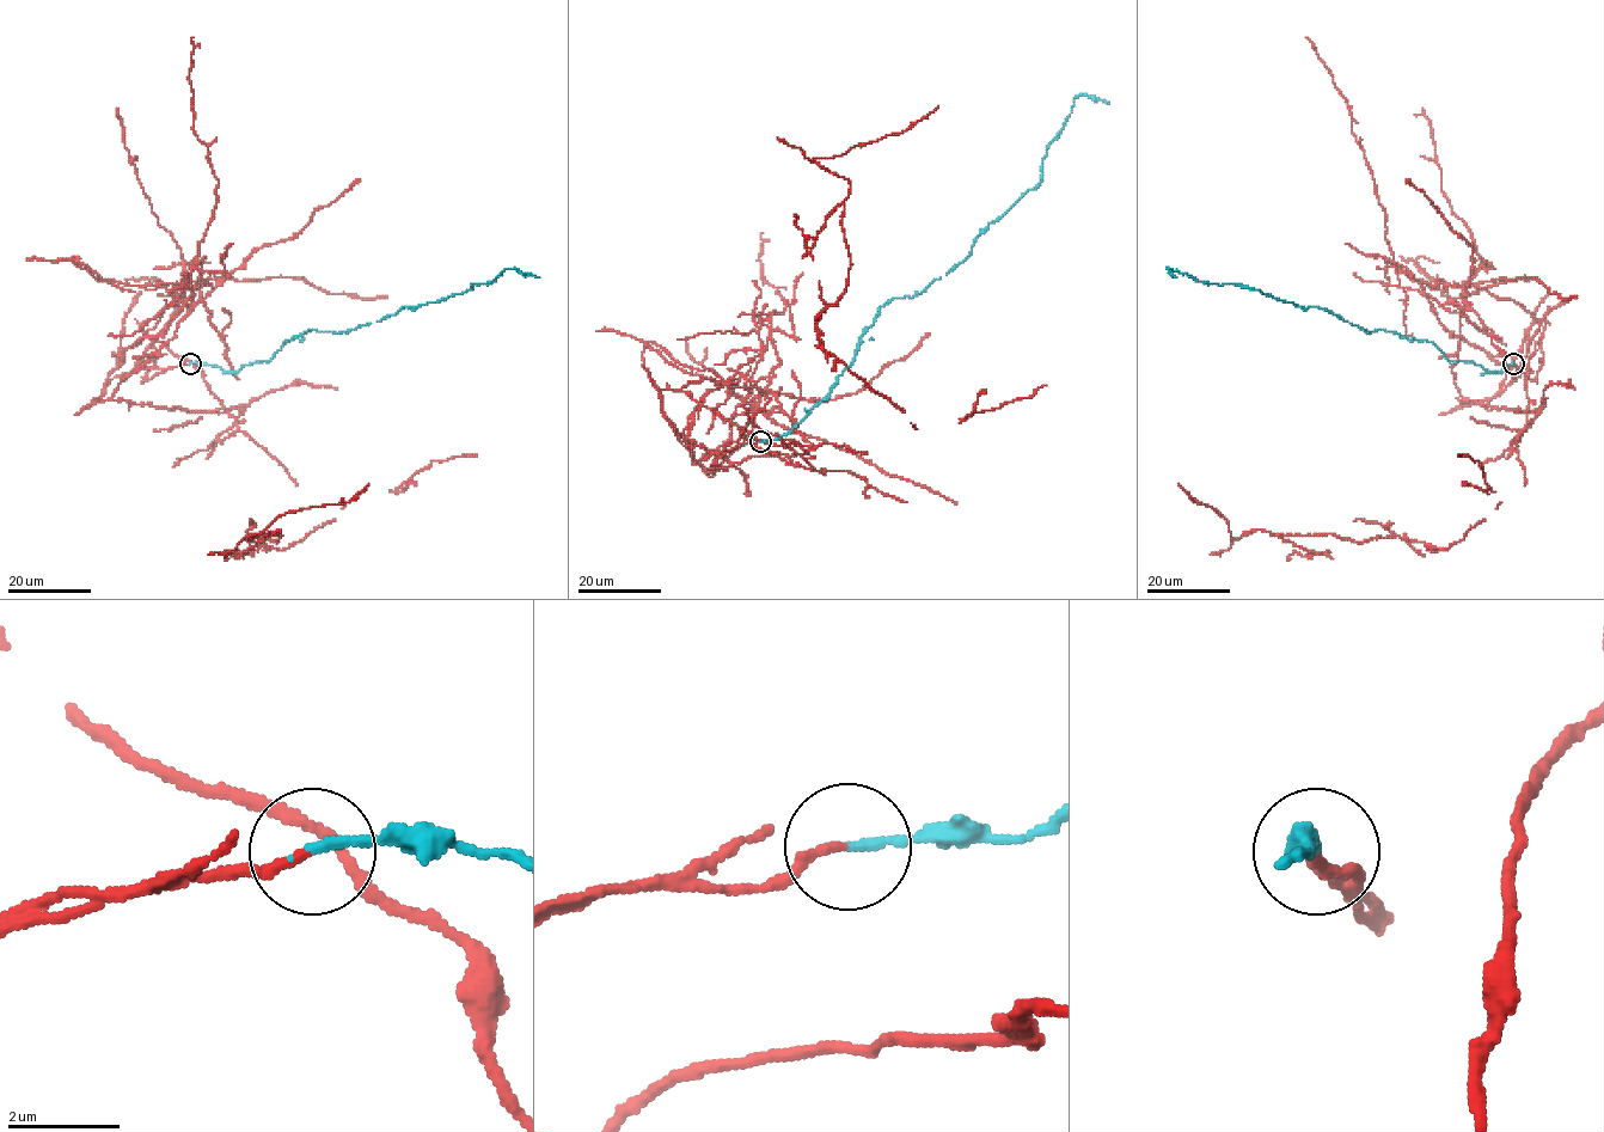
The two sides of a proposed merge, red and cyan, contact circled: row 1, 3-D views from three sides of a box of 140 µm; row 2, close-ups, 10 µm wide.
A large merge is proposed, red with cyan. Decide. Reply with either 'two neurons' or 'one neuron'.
two neurons

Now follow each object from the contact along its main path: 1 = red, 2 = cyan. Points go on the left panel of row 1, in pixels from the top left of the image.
1: (190, 363), (146, 377), (155, 341), (202, 372), (214, 447), (245, 405), (111, 397), (201, 274), (193, 37)
2: (190, 363), (237, 372), (269, 361), (310, 330), (347, 331), (487, 283), (506, 269), (540, 277)

